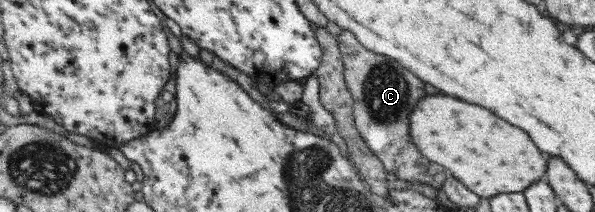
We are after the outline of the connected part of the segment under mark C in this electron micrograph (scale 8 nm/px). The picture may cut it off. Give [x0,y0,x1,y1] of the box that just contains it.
[338,30,448,190]

